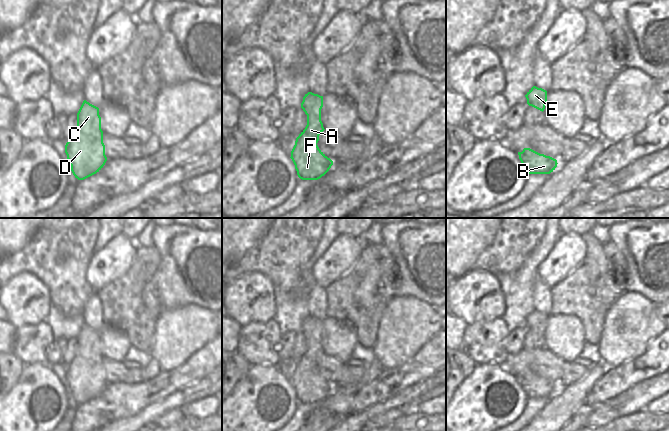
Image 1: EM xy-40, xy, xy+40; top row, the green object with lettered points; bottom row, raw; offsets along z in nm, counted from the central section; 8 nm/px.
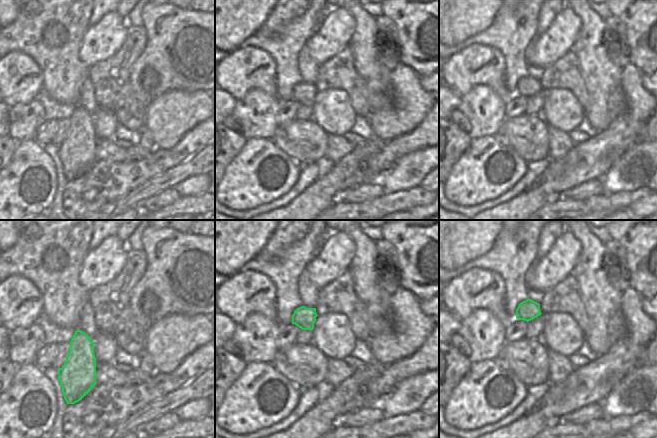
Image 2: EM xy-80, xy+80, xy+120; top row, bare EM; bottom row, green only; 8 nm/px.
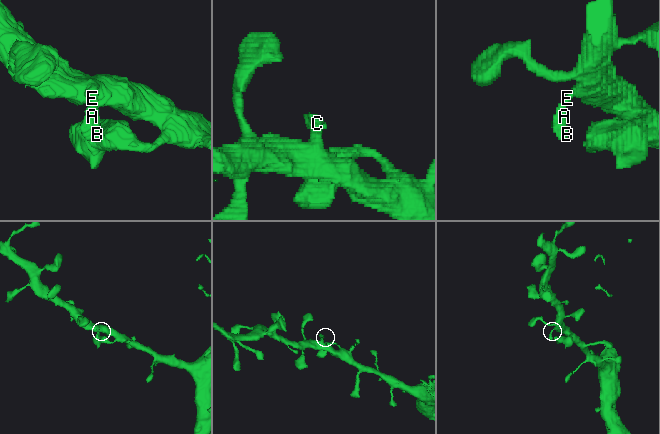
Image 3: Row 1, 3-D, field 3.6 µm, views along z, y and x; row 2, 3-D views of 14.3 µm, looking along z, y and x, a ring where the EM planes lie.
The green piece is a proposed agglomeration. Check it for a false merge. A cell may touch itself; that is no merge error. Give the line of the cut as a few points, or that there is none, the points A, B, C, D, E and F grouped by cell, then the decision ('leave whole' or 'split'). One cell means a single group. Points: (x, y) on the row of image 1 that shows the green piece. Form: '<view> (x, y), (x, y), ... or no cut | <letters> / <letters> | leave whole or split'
no cut | A B C D E F | leave whole

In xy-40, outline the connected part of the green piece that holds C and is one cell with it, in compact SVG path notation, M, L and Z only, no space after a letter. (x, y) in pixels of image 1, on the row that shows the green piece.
M86 100L77 113L77 127L65 145L65 153L78 180L96 174L107 161L99 108Z

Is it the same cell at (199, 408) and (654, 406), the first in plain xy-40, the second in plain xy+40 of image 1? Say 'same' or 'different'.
same

